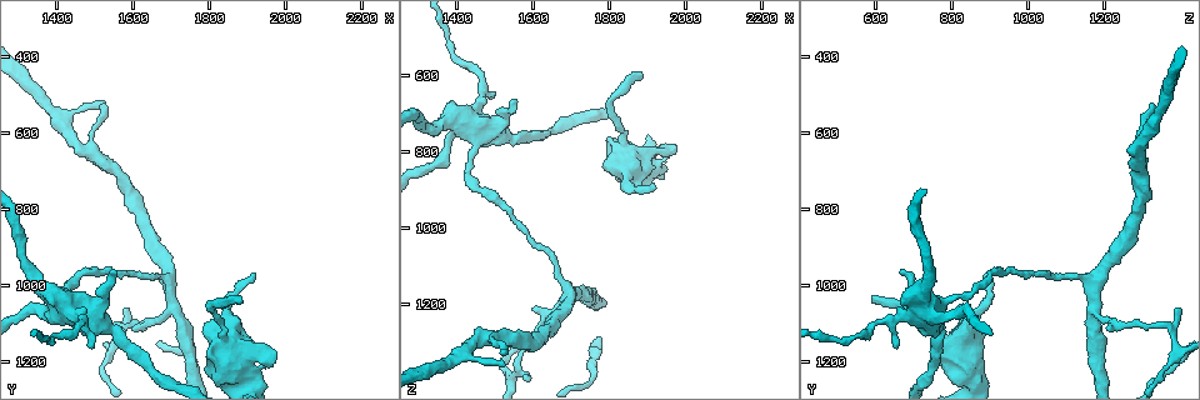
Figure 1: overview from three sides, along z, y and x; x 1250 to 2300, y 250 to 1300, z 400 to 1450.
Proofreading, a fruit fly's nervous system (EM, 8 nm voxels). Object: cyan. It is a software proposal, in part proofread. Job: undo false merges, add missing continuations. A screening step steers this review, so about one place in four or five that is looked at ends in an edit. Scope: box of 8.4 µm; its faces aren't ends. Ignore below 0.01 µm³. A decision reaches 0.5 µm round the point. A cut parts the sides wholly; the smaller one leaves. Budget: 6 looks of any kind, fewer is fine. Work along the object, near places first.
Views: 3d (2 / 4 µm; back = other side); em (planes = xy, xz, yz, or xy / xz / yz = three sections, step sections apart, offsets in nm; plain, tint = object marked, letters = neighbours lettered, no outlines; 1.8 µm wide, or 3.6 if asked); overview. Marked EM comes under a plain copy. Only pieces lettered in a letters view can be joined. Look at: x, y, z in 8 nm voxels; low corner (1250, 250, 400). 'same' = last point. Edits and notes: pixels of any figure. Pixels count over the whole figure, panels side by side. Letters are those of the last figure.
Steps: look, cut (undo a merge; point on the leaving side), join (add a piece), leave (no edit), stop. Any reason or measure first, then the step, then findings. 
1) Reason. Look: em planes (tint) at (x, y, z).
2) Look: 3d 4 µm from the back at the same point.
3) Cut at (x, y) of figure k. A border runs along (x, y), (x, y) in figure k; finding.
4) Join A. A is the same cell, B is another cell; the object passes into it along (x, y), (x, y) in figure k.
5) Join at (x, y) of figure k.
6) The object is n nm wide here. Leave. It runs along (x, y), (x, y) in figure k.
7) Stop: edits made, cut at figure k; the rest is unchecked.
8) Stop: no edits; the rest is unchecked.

Thin end. Look: em planes (tint) at (1880, 1045, 590).

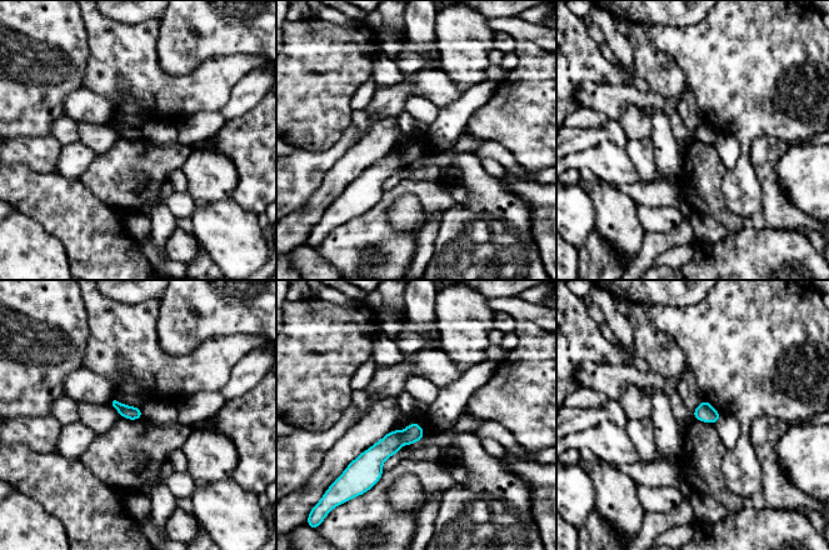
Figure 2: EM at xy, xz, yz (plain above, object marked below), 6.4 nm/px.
Look: em planes (letters) at the same point.

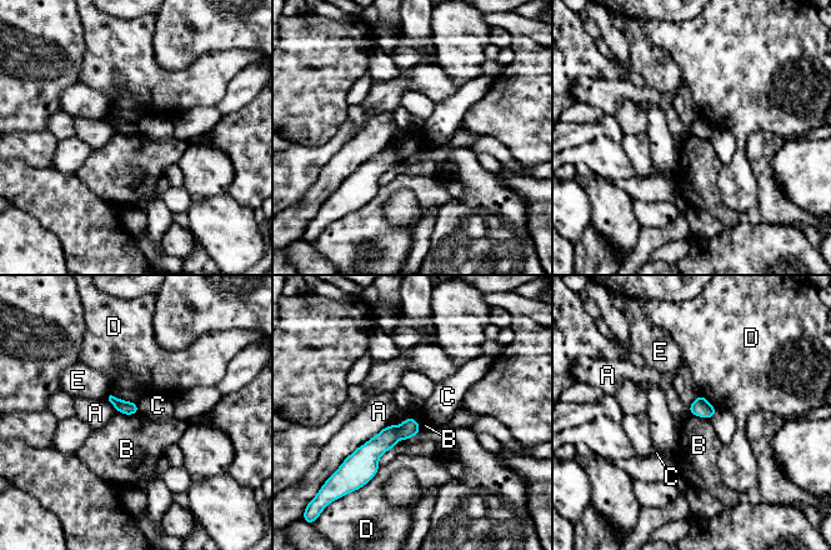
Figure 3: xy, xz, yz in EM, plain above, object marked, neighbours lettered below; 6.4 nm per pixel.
Leave. A, B, C, D and E are other cells; no lettered piece goes on from it.

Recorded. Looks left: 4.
Thin end. Look: 3d 4 µm at (1920, 960, 895).

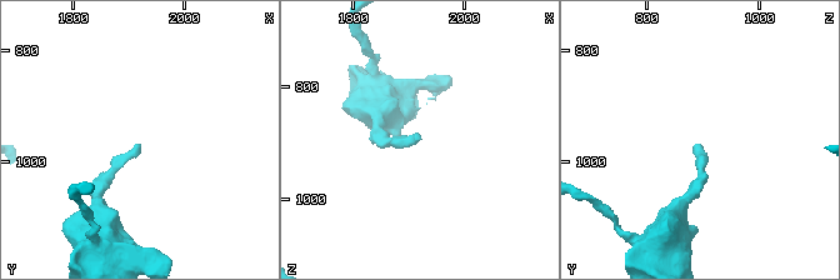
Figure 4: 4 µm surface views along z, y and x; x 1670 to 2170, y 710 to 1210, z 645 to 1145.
Now the EM. Look: em planes (letters) at (1925, 970, 890).

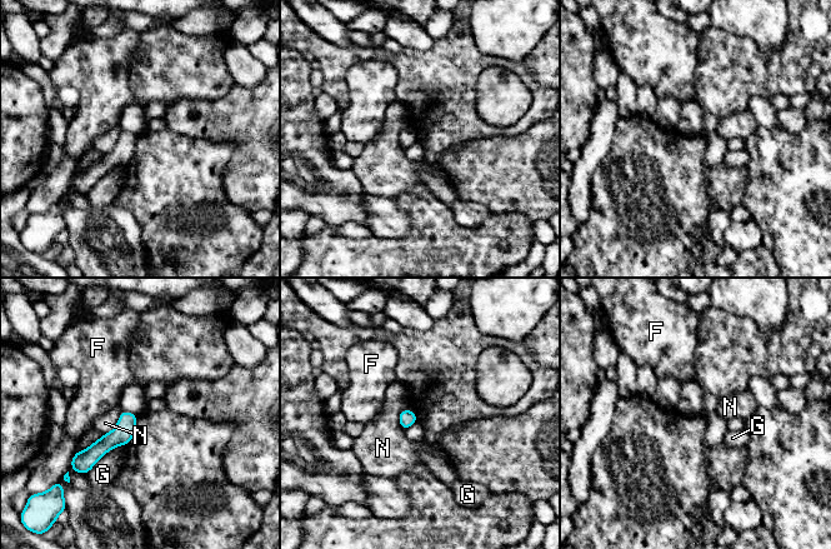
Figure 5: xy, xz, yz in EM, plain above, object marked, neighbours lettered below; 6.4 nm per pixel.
The object is 110 nm wide here. Leave. F, G and N are other cells; it runs along (130, 415), (126, 423), (83, 465) in figure 5; none of them fits.

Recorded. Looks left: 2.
Sudden change in width. Look: em planes (tint) at (1465, 1095, 635).

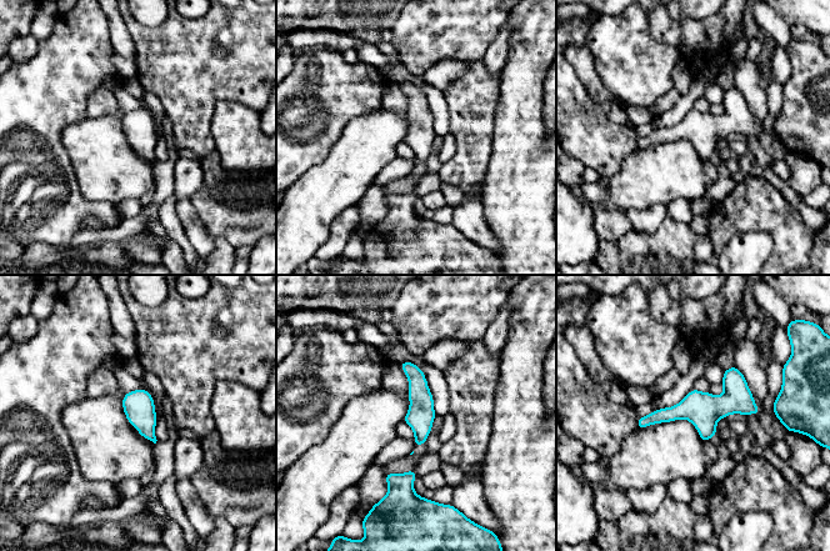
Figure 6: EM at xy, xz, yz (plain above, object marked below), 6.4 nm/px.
What lies round it. Look: em planes (letters) at the same point.

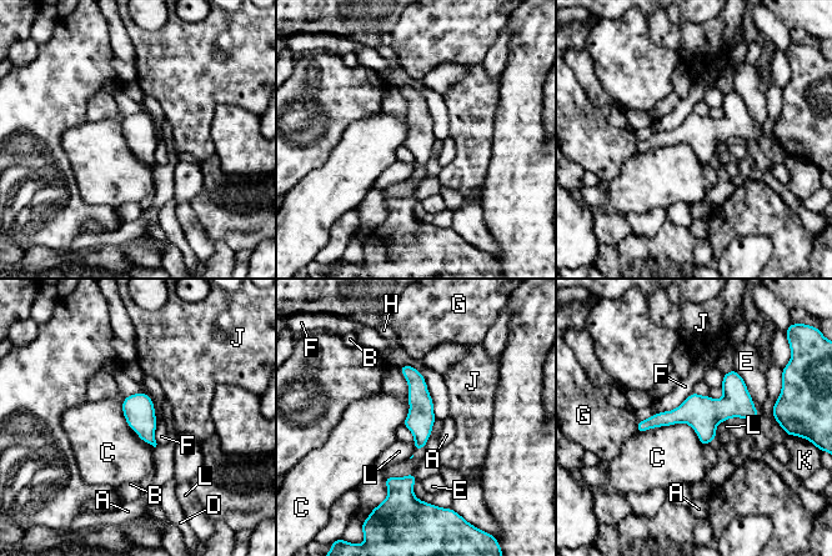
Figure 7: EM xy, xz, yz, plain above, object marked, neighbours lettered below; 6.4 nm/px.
The longest contact is with C, 460 nm. Leave. A, B, C, D, E, F, G, H, J, K and L are other cells; it runs along (755, 414), (683, 412), (640, 429) in figure 7; continuous, no second neuron.

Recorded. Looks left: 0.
Stop: no edits; the rest is unchecked.

